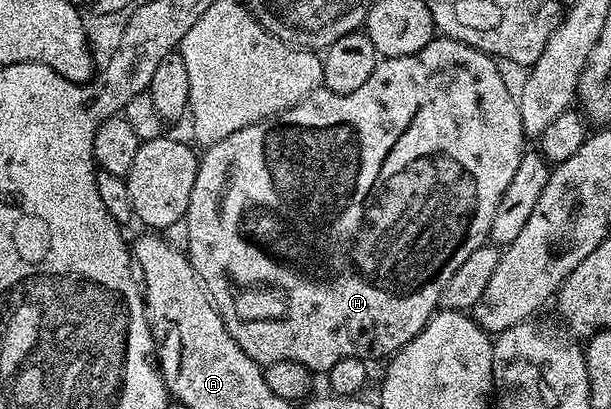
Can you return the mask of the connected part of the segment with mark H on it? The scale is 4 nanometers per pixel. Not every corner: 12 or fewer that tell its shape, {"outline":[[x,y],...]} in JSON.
{"outline":[[437,35],[207,145],[186,255],[252,361],[383,361],[526,151]]}

